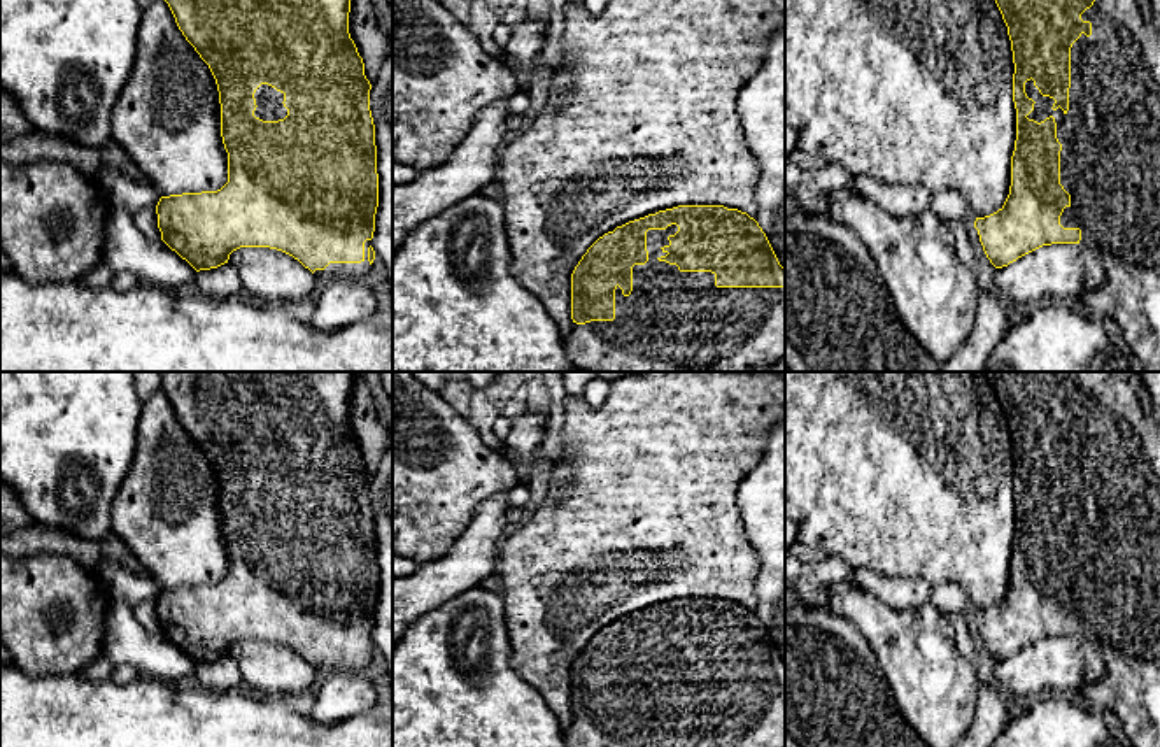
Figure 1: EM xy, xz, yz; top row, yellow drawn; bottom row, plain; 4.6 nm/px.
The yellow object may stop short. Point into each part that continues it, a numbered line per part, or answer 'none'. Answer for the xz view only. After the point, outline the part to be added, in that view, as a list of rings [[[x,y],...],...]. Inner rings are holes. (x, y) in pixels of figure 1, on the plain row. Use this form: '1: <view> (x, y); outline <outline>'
1: xz (668, 704); outline [[[647,624],[648,654],[633,659],[629,689],[617,679],[615,712],[573,715],[568,747],[785,747],[785,680],[717,680],[711,665],[680,665],[659,652],[676,624]]]

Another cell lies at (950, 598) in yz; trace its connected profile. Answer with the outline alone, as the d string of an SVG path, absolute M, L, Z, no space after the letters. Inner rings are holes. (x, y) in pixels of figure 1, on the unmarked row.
M943 582L932 587L930 601L944 615L964 614L971 600L964 587L957 582Z

